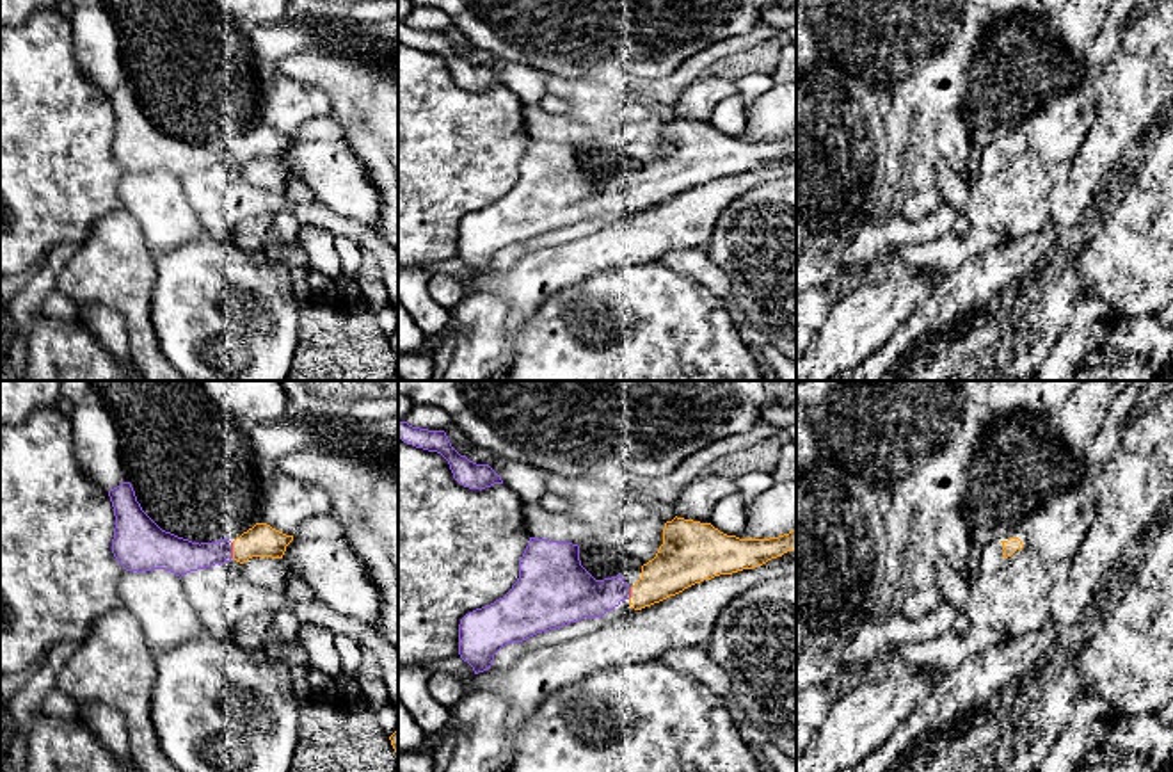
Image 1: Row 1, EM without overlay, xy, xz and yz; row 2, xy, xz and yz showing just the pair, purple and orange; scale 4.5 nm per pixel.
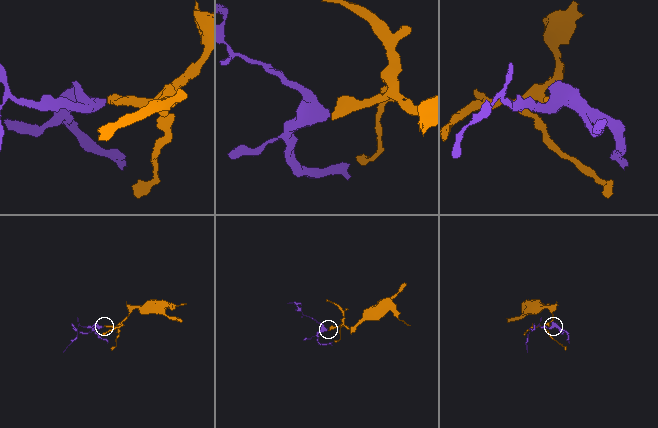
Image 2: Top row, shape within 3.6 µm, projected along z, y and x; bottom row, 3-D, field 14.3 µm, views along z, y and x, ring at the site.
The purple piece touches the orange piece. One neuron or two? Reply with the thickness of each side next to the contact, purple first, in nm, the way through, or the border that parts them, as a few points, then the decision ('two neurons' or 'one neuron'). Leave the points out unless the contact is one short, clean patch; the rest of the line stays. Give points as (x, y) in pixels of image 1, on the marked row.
160 nm thick on the purple side, 150 nm on the other; one neuron

